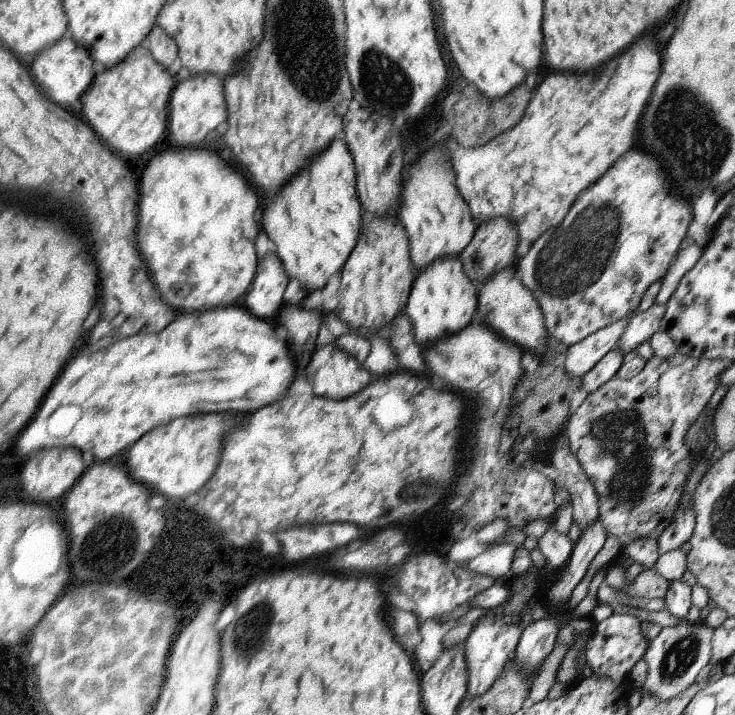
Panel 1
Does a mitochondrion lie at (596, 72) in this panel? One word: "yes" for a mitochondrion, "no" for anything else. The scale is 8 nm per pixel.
no

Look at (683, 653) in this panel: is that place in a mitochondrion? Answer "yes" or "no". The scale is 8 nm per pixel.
yes

